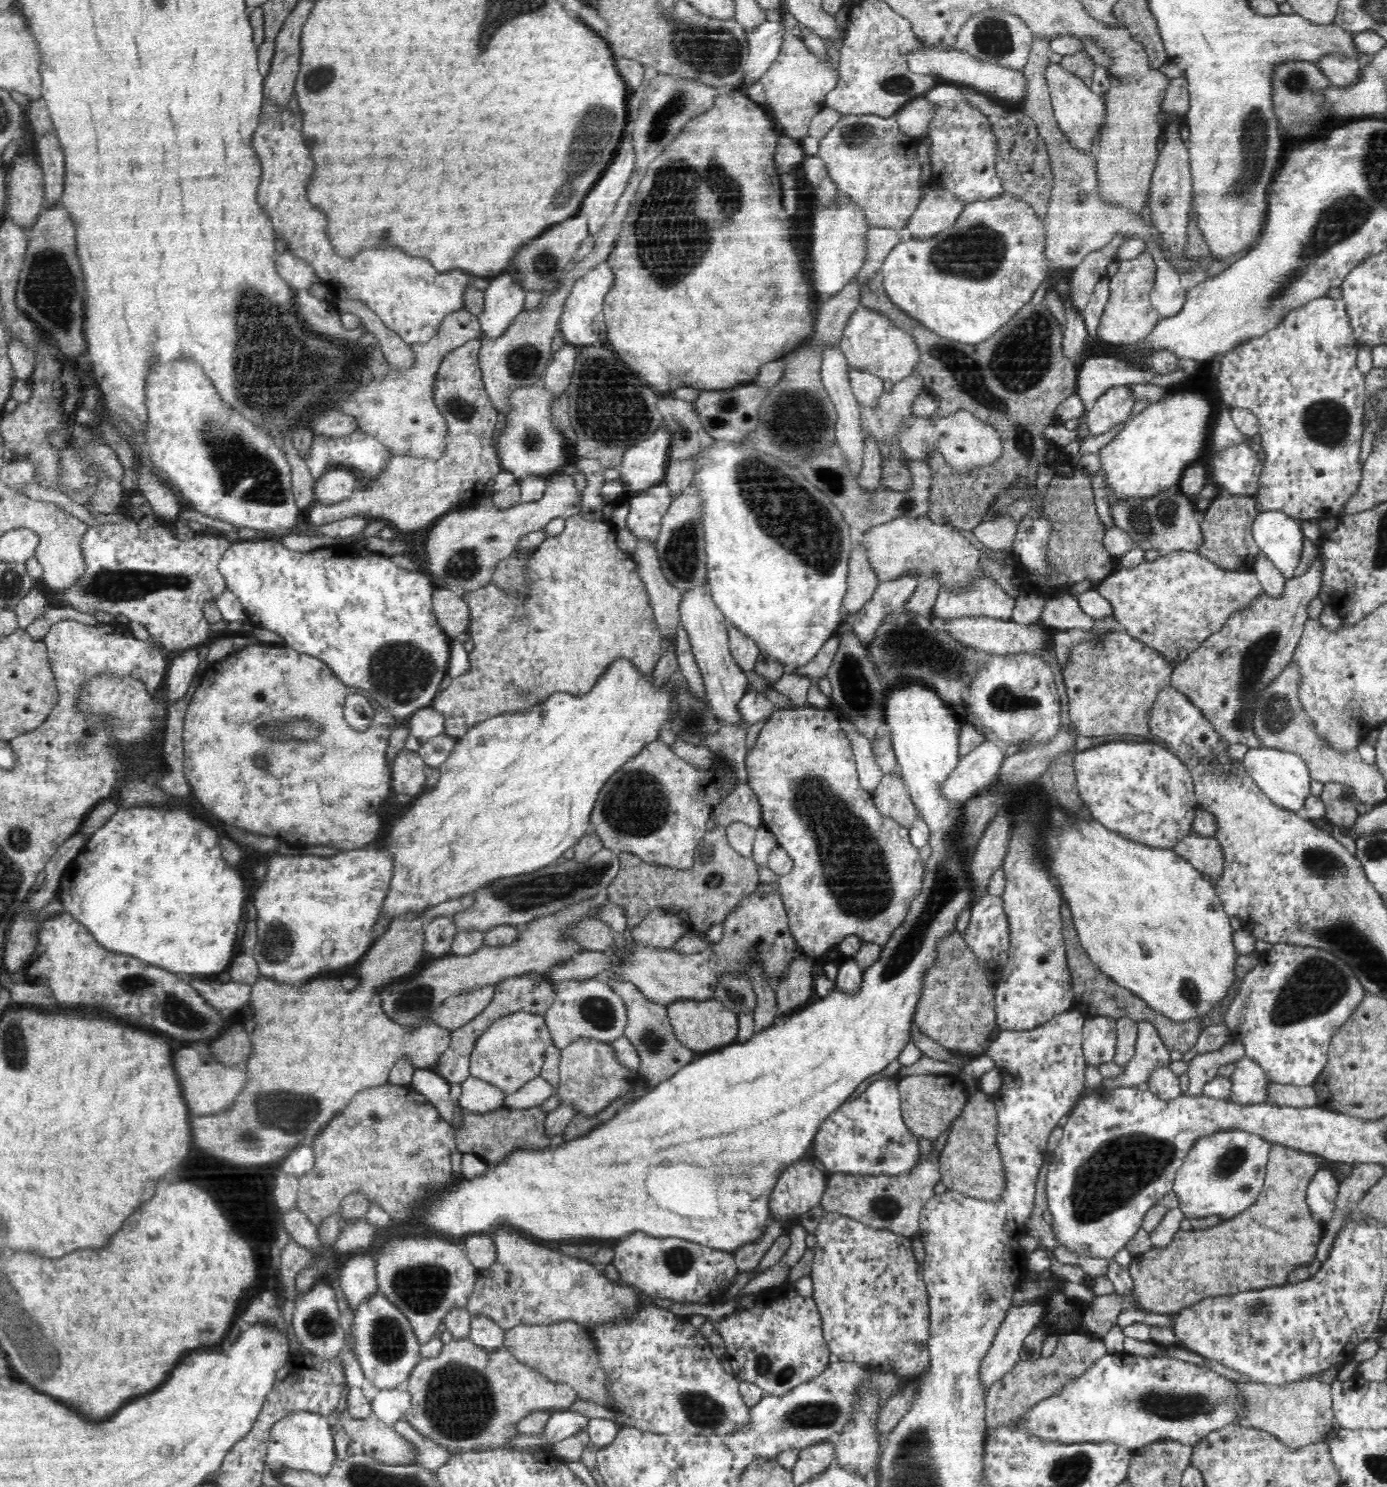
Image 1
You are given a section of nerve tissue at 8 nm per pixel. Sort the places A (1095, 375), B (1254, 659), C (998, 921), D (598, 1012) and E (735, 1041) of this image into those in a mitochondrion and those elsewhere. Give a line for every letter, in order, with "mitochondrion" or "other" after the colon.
A: other
B: mitochondrion
C: other
D: mitochondrion
E: other

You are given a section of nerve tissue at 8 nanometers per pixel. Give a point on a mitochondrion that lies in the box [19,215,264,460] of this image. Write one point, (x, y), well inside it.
(49, 286)

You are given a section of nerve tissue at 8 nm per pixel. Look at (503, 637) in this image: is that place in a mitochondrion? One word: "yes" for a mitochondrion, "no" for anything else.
no

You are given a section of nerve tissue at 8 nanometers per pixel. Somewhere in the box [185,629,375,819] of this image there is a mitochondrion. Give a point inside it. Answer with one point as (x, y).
(278, 723)

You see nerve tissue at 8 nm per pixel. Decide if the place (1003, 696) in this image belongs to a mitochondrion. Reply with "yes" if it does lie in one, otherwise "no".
yes

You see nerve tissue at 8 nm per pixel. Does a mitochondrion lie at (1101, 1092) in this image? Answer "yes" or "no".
no

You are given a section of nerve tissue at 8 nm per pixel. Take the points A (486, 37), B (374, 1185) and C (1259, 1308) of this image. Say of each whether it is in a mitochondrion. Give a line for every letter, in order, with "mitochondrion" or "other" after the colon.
A: mitochondrion
B: other
C: mitochondrion

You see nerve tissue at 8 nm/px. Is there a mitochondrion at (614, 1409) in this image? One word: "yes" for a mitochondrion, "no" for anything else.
no

